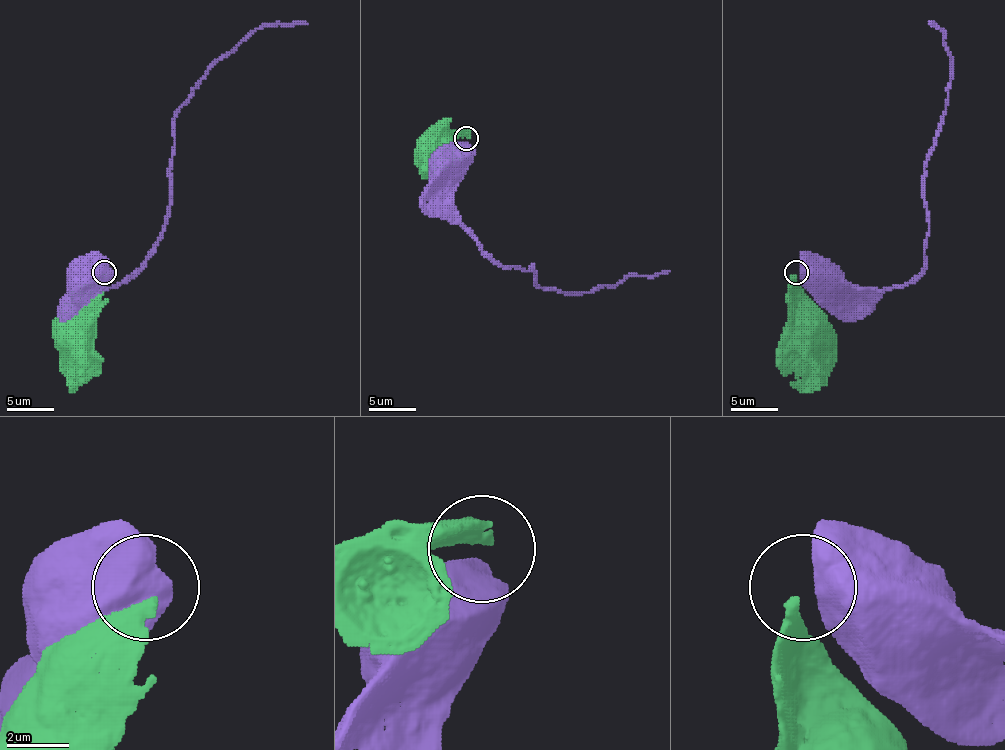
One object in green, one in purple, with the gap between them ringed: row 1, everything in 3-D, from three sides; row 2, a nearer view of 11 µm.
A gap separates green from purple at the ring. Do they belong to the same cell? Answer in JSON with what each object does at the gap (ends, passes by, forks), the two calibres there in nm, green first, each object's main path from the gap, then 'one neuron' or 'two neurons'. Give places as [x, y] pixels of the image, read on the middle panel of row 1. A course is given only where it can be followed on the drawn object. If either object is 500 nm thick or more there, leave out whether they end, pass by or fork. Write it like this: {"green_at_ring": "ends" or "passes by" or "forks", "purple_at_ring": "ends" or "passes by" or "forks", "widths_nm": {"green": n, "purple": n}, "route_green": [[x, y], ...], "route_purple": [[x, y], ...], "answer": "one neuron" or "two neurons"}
{"widths_nm": {"green": 400, "purple": 900}, "route_green": [[465, 135], [441, 135], [427, 159], [427, 166], [432, 159]], "route_purple": [[462, 142], [453, 145], [446, 152], [443, 159], [448, 159]], "answer": "two neurons"}

